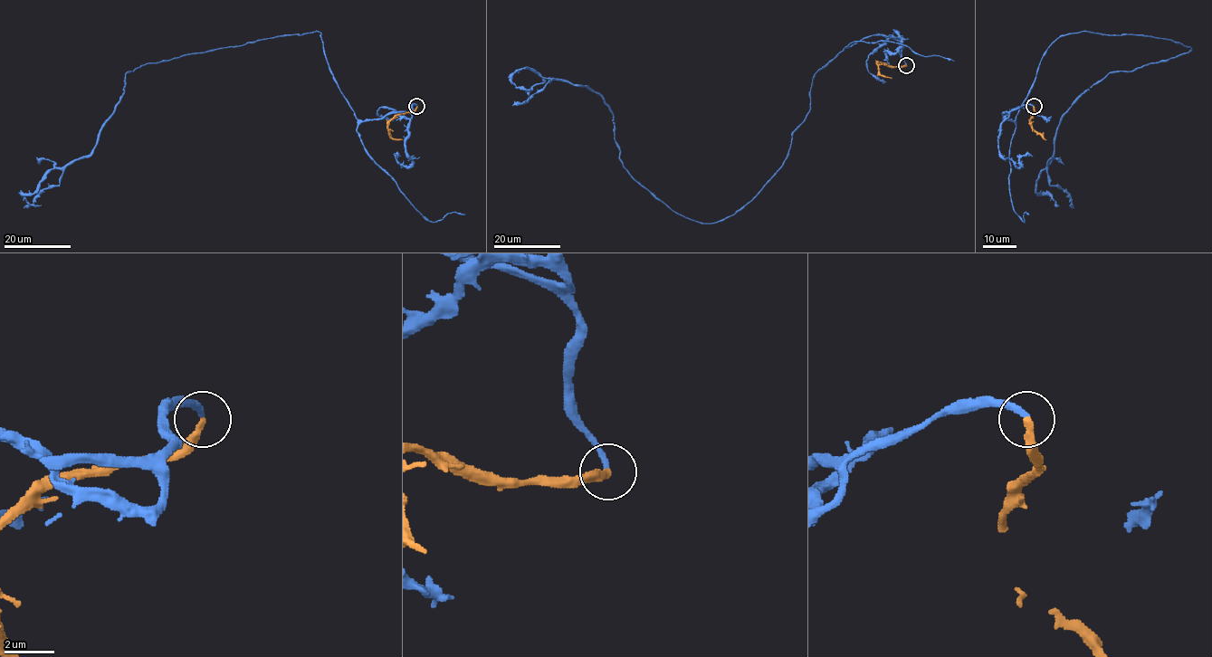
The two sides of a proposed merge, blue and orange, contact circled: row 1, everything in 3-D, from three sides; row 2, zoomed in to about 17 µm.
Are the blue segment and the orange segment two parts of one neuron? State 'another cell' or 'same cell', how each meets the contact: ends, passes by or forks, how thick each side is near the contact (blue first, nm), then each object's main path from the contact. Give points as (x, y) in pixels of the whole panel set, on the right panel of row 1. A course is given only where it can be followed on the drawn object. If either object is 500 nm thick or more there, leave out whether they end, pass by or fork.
same cell; blue ends; orange ends; calibres 240 and 280 nm; course blue (1034, 106), (1004, 118), (1064, 35), (1191, 48), (1107, 74), (1071, 107), (1036, 180), (1058, 205); course orange (1034, 107), (1031, 127), (1046, 139)

